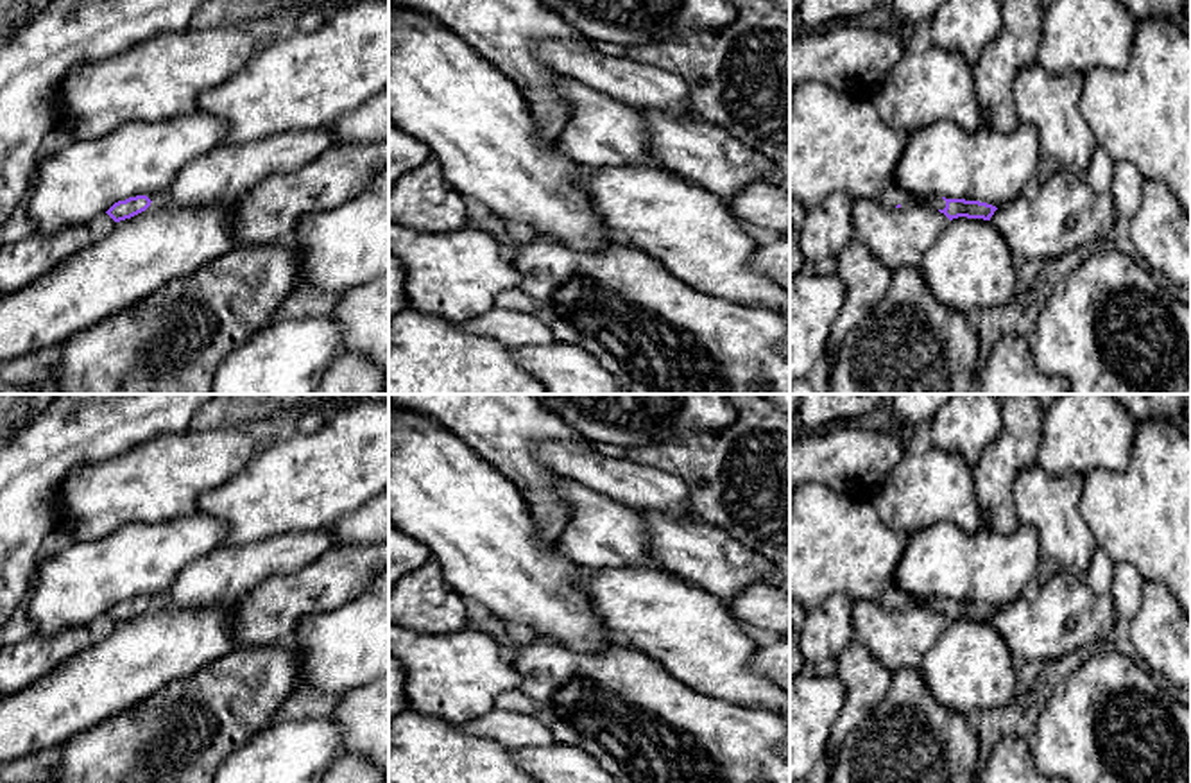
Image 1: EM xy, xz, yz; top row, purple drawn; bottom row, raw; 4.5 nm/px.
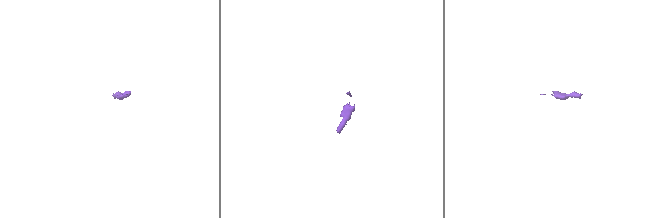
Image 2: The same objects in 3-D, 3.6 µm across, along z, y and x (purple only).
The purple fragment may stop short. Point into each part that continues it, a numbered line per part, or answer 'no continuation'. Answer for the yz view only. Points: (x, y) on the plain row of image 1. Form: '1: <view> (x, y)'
1: yz (839, 543)

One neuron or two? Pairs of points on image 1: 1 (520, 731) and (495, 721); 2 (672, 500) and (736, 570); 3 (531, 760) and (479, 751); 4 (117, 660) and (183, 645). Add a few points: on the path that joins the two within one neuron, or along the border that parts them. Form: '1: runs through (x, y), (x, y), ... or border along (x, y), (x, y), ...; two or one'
1: runs through (514, 731), (500, 724); one
2: border along (647, 509), (677, 518), (695, 518); two
3: border along (511, 751), (518, 764); two
4: runs through (133, 660), (158, 645), (167, 645); one

